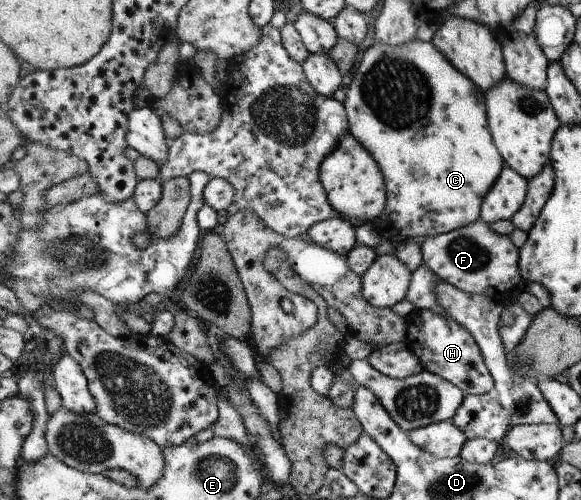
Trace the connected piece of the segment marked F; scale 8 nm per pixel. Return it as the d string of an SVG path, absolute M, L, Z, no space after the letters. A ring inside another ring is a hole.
M483 220L437 237L426 237L422 240L421 250L422 261L439 278L463 292L512 301L525 289L525 281L517 266L519 252L511 244L511 238L499 236Z

